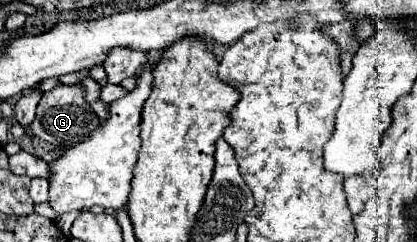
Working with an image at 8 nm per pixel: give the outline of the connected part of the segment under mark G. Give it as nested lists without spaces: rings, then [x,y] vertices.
[[[59,84],[51,92],[43,94],[41,104],[37,106],[37,116],[31,124],[31,132],[37,138],[41,138],[53,146],[69,148],[69,146],[75,146],[77,142],[83,142],[85,138],[89,138],[89,134],[93,130],[97,130],[99,126],[101,126],[101,120],[97,118],[97,114],[89,106],[89,102],[85,100],[85,88],[79,84],[75,84],[75,86]]]

